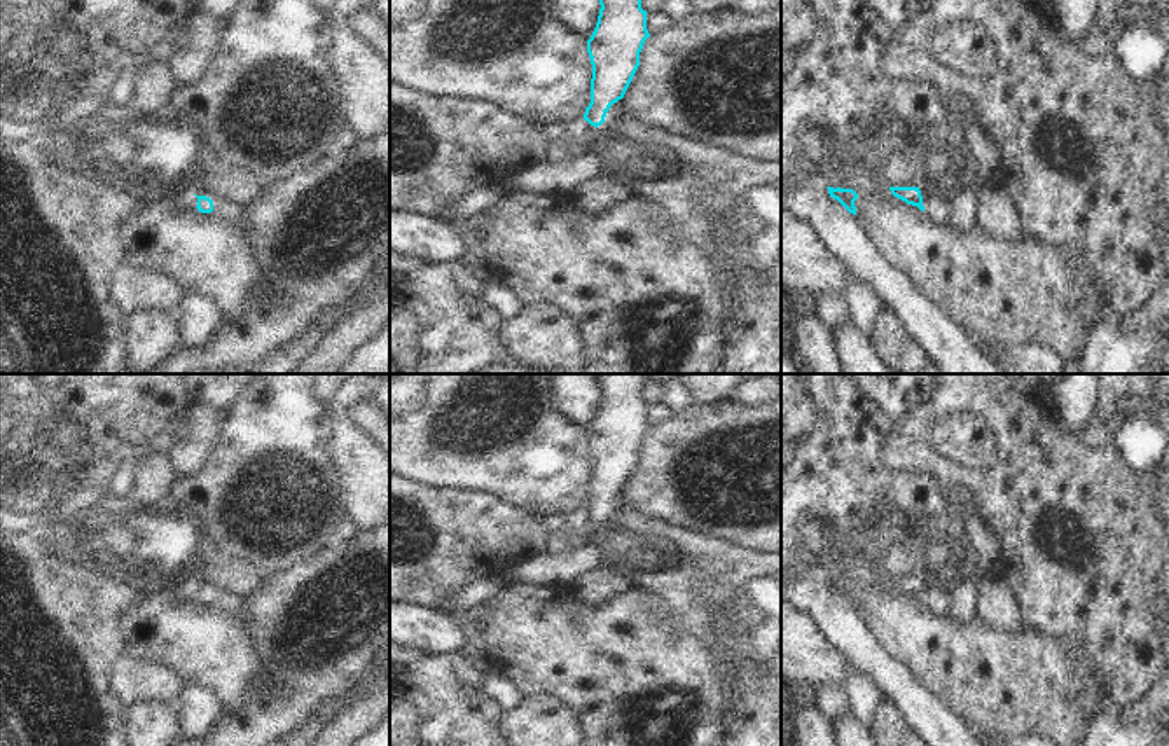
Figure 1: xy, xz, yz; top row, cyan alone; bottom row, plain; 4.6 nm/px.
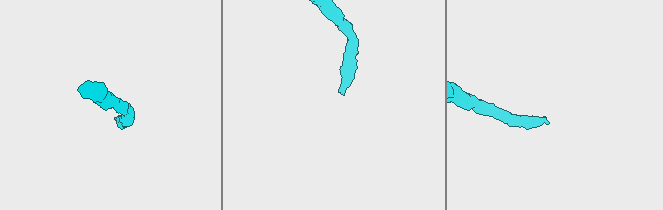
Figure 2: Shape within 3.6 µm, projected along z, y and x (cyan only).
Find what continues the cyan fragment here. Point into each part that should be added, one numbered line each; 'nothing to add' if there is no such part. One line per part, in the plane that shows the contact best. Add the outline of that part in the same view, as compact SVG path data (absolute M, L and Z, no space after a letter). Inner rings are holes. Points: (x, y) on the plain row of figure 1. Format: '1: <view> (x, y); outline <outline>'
1: xy (186, 591); outline M178 580L180 587L176 591L176 603L183 603L197 597L197 589L189 580Z

